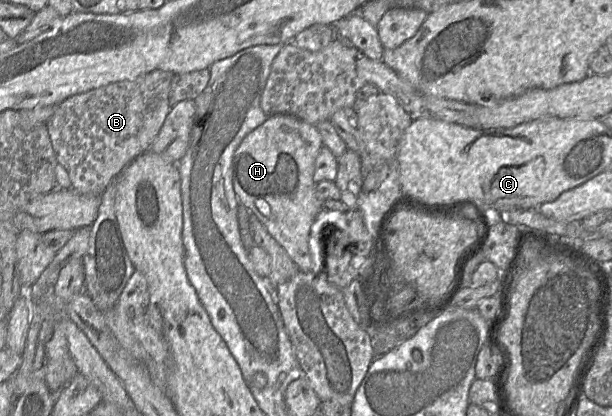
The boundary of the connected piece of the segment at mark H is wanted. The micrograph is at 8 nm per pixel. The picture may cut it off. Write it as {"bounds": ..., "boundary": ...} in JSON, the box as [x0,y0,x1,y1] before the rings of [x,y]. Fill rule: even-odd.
{"bounds":[233,114,324,272],"boundary":[[[276,114],[268,116],[263,124],[242,140],[233,158],[233,188],[238,202],[257,217],[303,272],[312,269],[309,234],[324,202],[318,198],[317,183],[313,180],[315,160],[322,147],[322,137],[315,125],[292,115]]]}

